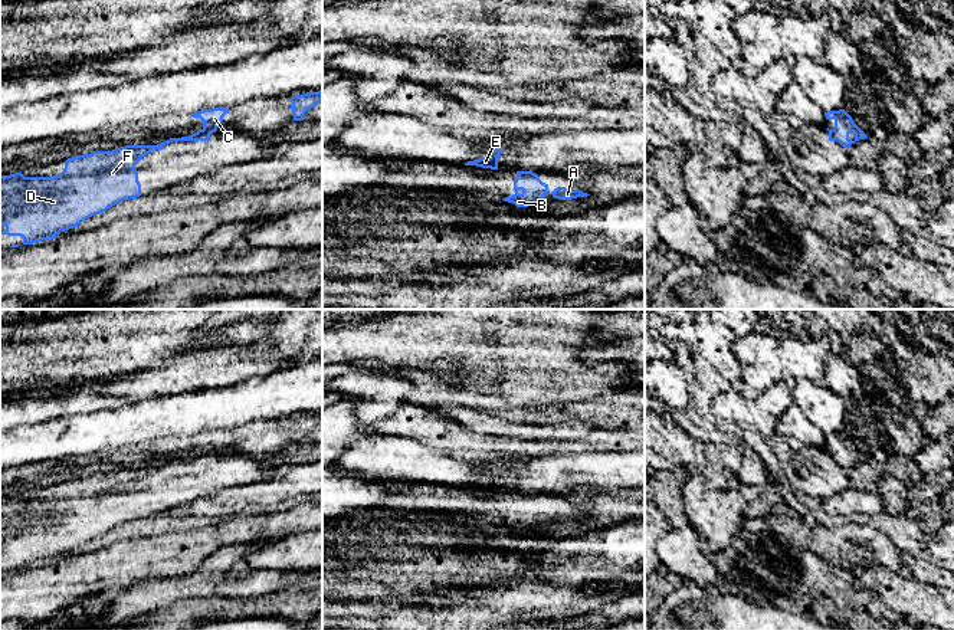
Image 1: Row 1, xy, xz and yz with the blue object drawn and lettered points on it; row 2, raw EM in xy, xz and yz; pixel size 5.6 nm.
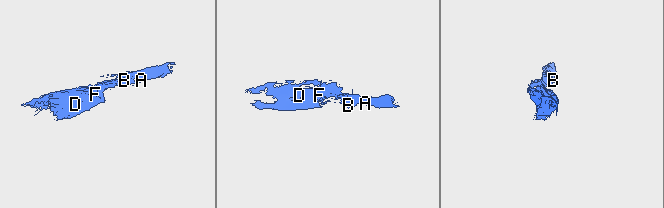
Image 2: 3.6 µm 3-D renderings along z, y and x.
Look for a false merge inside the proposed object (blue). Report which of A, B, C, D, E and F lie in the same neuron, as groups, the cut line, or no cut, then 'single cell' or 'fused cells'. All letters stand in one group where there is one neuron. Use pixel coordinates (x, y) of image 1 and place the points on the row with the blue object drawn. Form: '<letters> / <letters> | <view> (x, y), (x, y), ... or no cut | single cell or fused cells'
A B C / D E F | xy (209, 133), (192, 135) | fused cells

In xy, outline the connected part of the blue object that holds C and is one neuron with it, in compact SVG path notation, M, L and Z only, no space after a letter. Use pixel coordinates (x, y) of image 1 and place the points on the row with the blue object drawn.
M213 108L213 109L203 109L191 114L193 118L200 118L203 121L203 128L191 135L216 132L217 125L223 121L223 117L229 114L229 111L230 109L227 108Z

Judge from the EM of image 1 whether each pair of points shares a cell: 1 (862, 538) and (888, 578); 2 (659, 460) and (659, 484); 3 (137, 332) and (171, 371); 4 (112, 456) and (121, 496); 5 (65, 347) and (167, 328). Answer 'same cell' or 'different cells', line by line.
1: different cells
2: different cells
3: different cells
4: different cells
5: same cell

